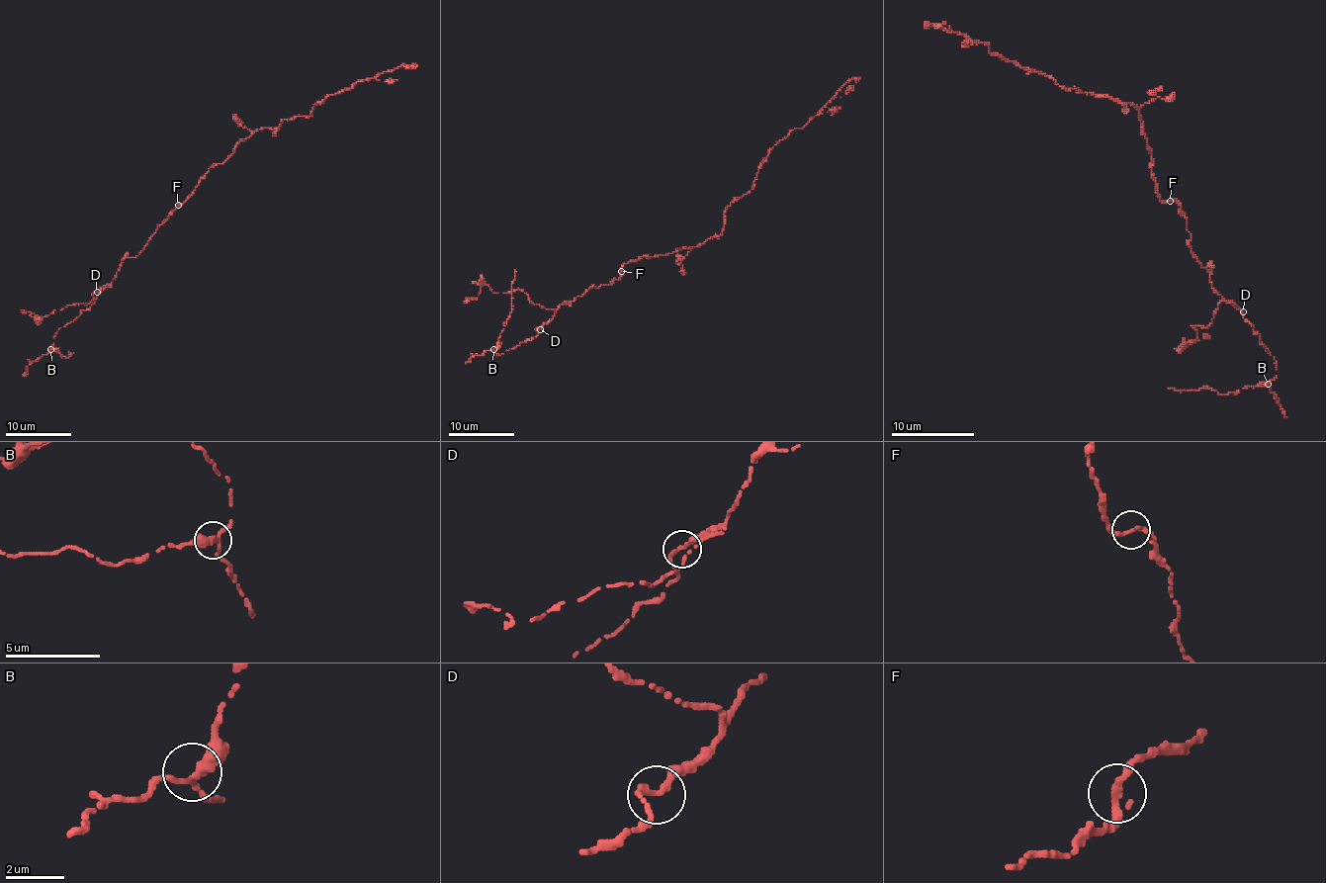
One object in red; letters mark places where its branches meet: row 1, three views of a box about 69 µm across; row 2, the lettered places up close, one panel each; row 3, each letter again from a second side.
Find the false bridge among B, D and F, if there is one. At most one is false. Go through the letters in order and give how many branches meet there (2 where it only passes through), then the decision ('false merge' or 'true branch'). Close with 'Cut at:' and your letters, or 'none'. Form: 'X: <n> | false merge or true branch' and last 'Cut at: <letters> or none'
B: 3 | true branch
D: 2 | true branch
F: 2 | true branch
Cut at: none

